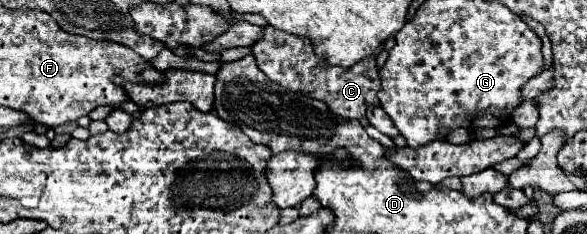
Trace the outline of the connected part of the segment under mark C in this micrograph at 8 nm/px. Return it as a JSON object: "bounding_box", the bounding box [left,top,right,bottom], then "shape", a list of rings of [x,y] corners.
{"bounding_box":[250,25,382,127],"shape":[[[266,25],[262,29],[264,29],[262,39],[258,39],[254,45],[250,45],[250,51],[258,63],[258,69],[262,73],[266,73],[266,77],[270,77],[270,81],[282,85],[284,89],[324,101],[330,107],[330,111],[340,115],[342,119],[358,119],[364,127],[368,125],[366,109],[370,105],[380,105],[378,91],[382,89],[374,57],[366,57],[352,69],[334,67],[324,59],[314,57],[314,51],[312,51],[308,39],[294,37],[290,33],[274,29],[270,25]]]}

